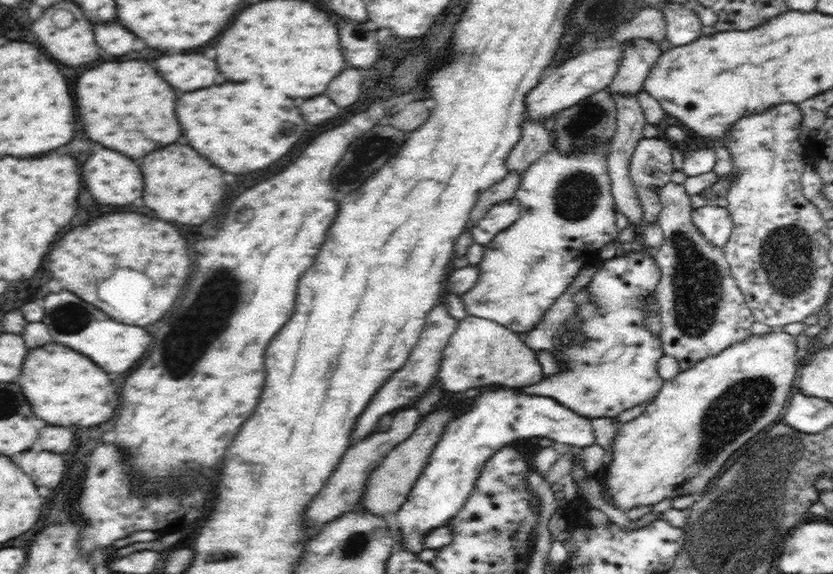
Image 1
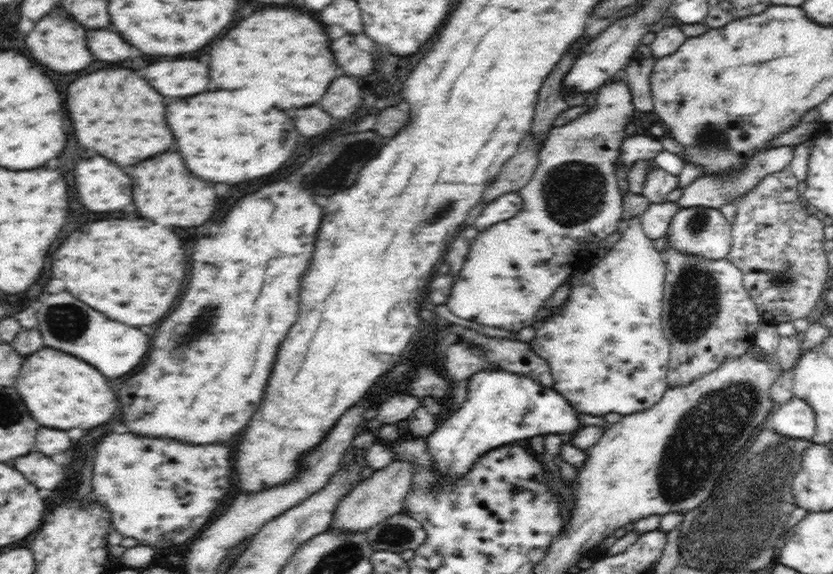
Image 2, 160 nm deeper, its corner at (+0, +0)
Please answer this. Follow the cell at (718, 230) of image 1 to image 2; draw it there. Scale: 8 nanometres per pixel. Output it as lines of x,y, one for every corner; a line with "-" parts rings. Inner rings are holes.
705,206
679,208
670,217
664,236
653,240
658,251
662,253
667,247
672,247
678,252
686,252
686,255
702,257
708,261
727,259
732,246
732,227
720,209

